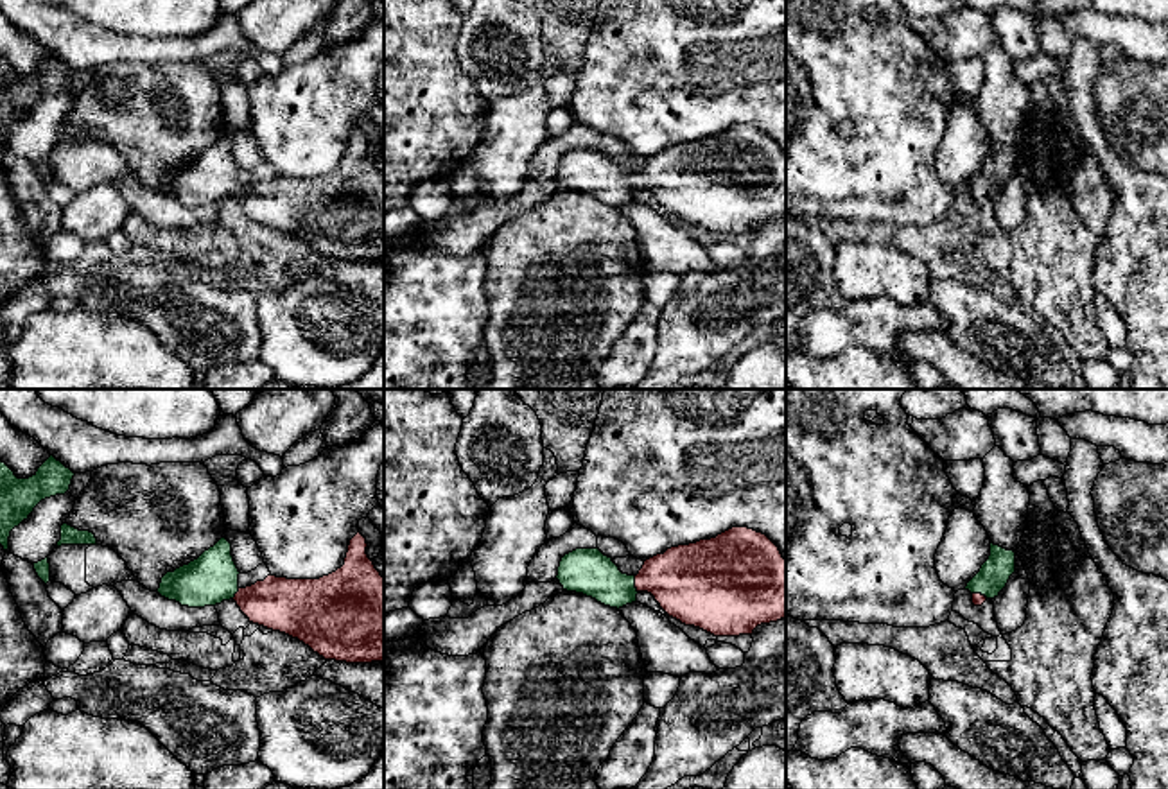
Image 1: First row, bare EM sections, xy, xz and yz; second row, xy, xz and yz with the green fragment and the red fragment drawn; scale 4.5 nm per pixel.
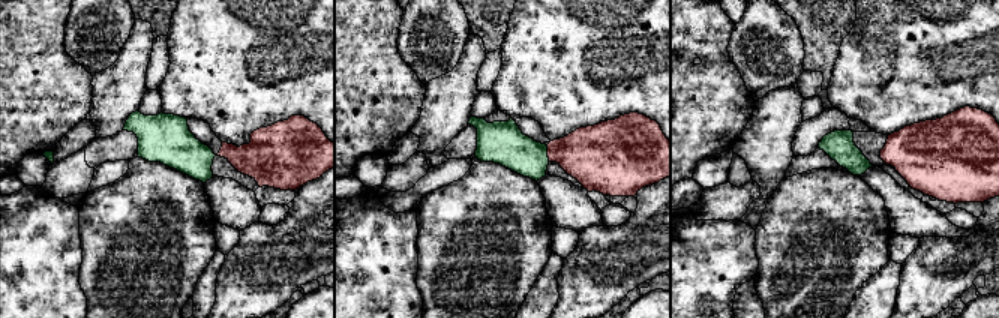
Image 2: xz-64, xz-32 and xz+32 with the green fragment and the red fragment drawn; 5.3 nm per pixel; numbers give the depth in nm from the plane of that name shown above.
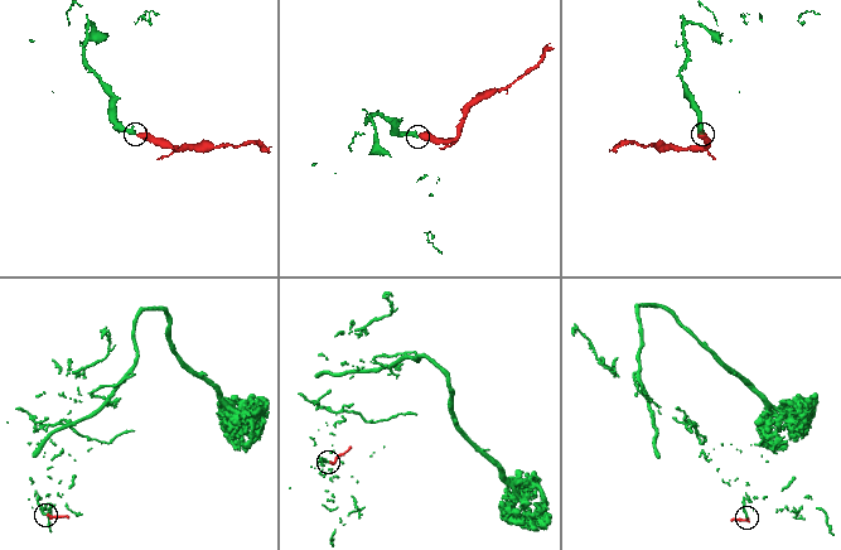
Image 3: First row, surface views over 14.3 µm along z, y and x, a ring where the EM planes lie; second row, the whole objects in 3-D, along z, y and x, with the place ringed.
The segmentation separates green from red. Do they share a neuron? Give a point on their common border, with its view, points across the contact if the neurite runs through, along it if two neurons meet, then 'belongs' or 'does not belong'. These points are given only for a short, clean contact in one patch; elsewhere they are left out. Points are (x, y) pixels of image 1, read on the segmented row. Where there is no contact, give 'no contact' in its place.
contact xz (634, 585); way xz (584, 571), (609, 585), (634, 585), (643, 581), (689, 581); belongs

